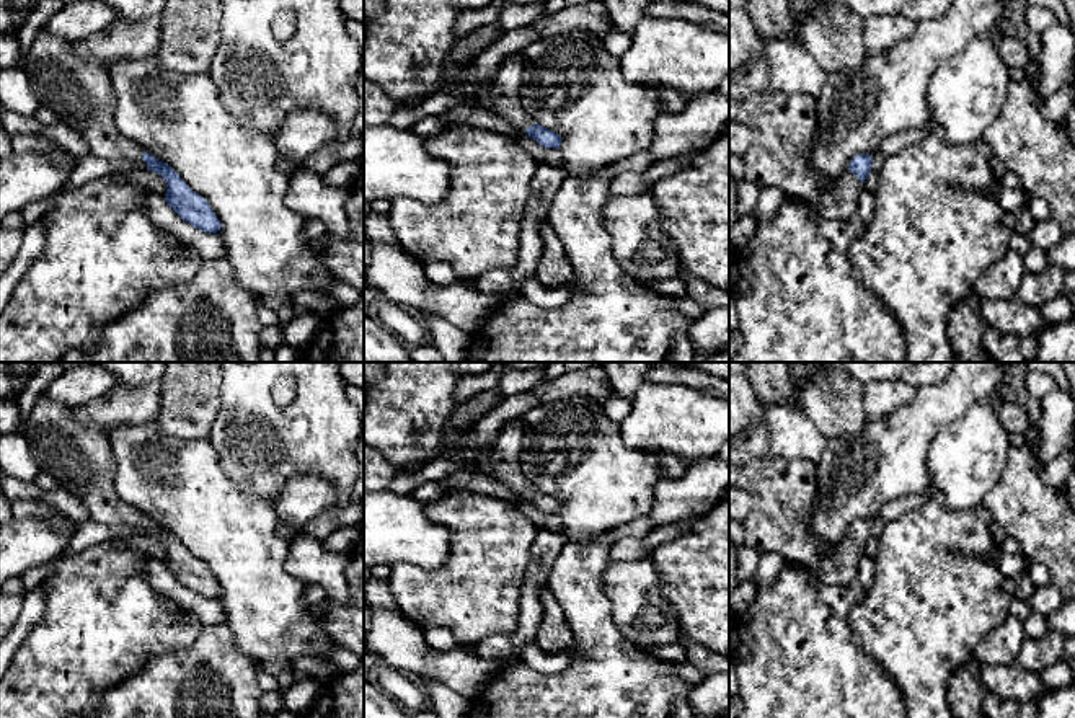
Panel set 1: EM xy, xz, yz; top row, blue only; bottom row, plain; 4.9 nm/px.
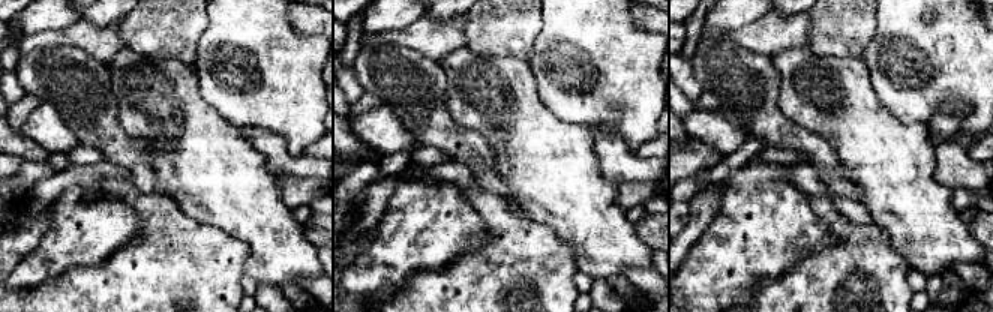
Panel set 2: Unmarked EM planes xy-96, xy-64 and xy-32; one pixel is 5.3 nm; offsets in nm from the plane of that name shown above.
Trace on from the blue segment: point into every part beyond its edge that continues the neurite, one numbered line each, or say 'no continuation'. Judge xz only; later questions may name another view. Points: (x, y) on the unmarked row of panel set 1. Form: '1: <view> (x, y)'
1: xz (504, 457)

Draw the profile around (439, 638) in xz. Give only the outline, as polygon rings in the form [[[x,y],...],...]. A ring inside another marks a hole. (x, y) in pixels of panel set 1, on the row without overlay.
[[[442,627],[422,628],[422,635],[427,646],[440,653],[447,653],[453,649],[455,646],[458,646],[458,641],[453,636],[453,633]]]

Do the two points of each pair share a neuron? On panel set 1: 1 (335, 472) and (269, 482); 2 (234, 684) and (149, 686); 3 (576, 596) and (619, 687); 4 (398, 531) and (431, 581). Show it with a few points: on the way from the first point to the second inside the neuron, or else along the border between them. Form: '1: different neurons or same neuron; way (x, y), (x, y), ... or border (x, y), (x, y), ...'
1: same neuron; way (318, 464), (286, 465)
2: same neuron; way (212, 686), (170, 686)
3: same neuron; way (589, 619), (606, 664)
4: different neurons; border (451, 542), (437, 568), (392, 567)

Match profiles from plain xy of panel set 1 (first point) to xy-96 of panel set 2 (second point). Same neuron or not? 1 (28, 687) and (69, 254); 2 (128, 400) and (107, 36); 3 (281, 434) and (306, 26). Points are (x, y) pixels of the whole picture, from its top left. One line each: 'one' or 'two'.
1: one
2: one
3: two

